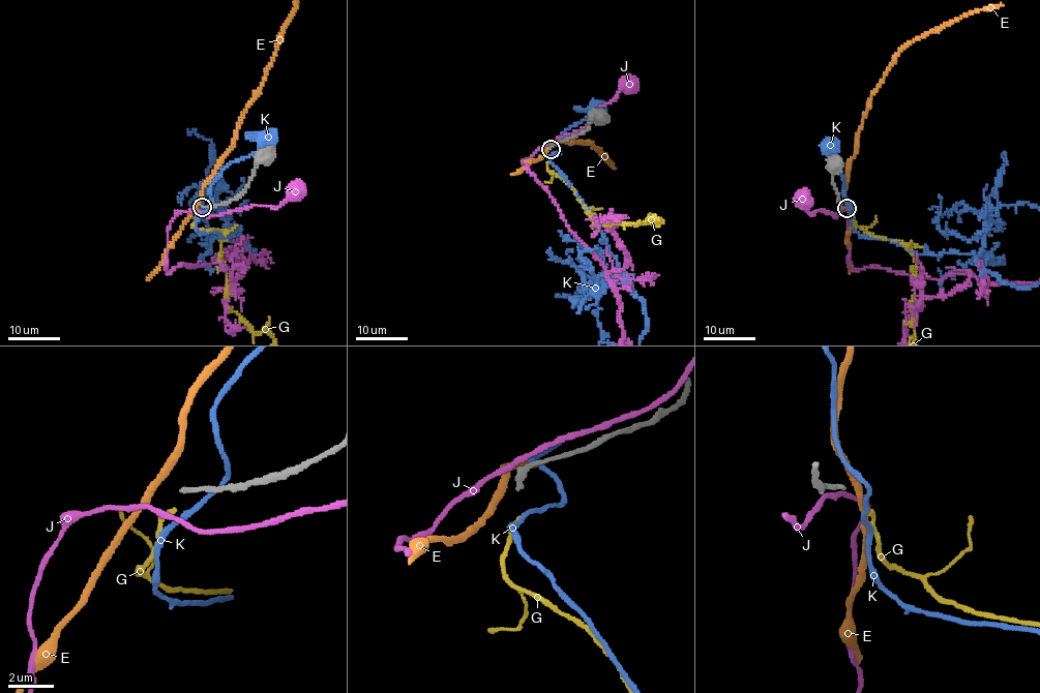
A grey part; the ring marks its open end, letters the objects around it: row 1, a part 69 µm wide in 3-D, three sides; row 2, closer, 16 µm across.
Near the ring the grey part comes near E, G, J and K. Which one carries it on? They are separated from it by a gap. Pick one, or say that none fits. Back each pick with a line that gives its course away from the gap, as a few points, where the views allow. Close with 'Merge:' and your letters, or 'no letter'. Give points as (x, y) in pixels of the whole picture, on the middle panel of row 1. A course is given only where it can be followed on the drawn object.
Merge: G

